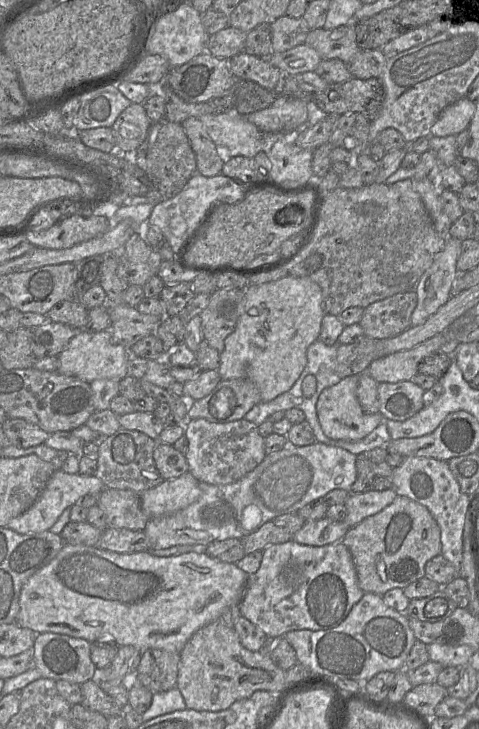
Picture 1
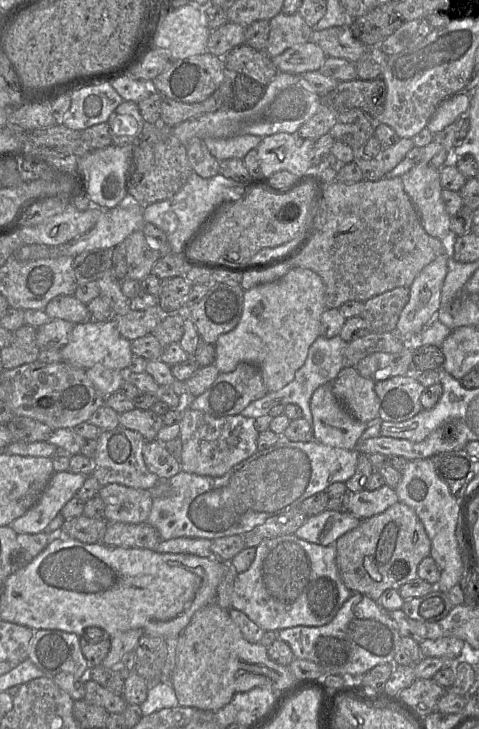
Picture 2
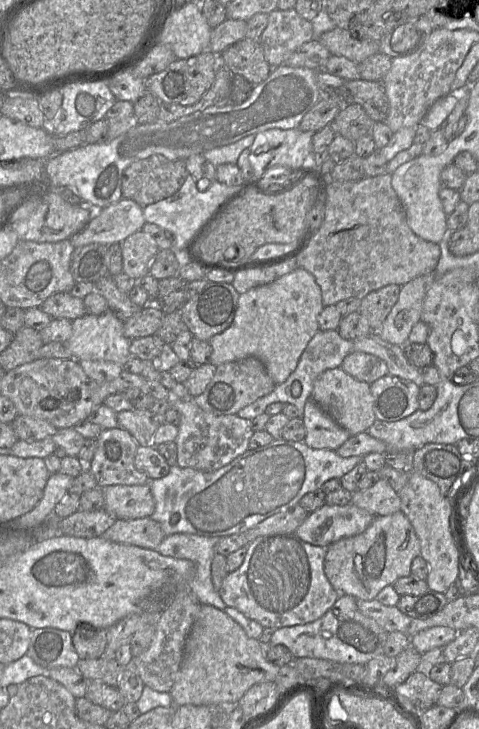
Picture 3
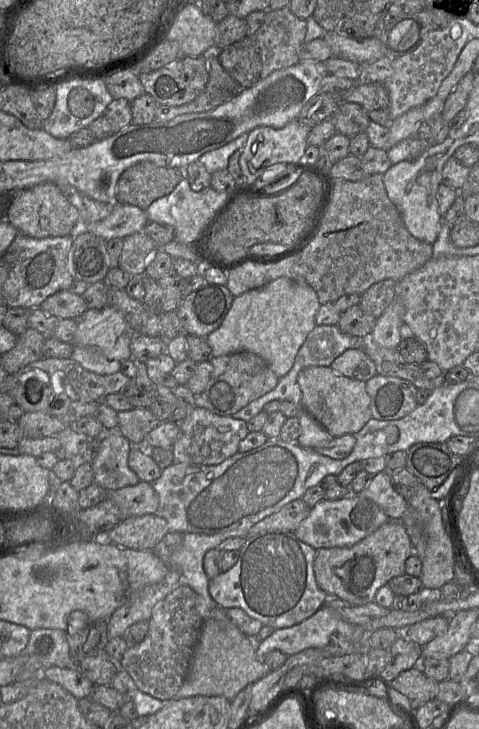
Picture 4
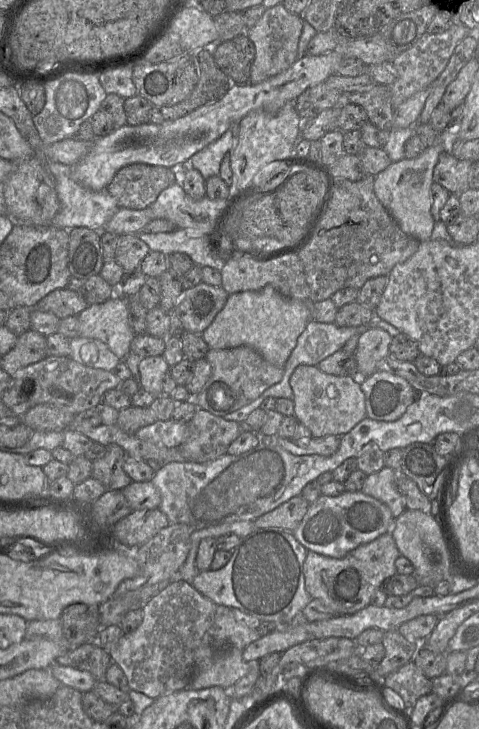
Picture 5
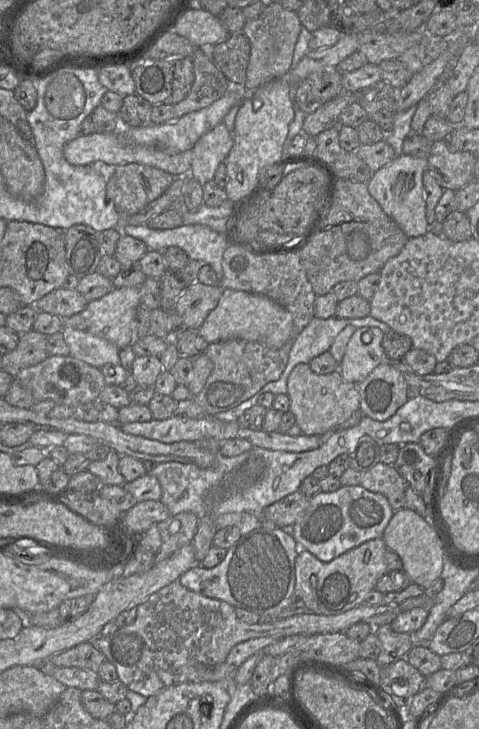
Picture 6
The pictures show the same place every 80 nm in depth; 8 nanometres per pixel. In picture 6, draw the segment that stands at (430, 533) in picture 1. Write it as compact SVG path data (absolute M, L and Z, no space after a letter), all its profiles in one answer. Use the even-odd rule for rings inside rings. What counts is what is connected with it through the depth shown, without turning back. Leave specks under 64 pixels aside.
M382 537L368 540L329 562L324 562L300 548L295 561L295 595L314 614L336 615L364 603L368 592L388 571L385 562L387 546Z

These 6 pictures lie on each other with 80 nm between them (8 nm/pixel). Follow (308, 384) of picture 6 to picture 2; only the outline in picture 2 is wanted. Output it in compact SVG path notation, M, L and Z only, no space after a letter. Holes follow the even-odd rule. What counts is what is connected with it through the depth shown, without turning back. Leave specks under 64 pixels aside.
M344 367L331 386L334 395L357 420L367 424L378 417L375 382L361 376L354 367Z

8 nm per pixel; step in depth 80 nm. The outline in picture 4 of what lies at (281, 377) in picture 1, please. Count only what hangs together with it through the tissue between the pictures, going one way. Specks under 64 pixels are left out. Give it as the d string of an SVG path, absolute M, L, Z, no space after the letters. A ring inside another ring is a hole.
M280 277L234 297L222 324L205 340L212 350L212 357L252 352L263 358L270 369L282 378L293 367L300 347L316 326L315 317L320 306L317 293L305 281Z

